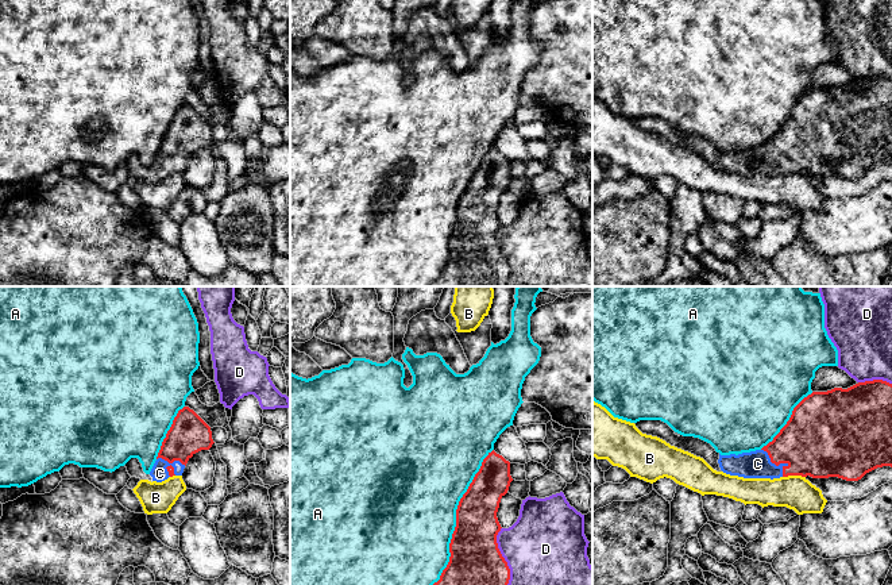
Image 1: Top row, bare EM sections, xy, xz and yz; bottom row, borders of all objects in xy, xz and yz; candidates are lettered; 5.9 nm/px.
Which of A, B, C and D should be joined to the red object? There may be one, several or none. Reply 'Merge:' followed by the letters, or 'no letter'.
Merge: C

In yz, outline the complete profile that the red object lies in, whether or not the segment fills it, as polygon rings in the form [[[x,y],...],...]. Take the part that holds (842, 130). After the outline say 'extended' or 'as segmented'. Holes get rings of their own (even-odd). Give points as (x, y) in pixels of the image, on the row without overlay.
[[[883,77],[858,80],[847,86],[812,89],[792,108],[780,130],[761,147],[721,153],[723,170],[744,176],[802,173],[858,178],[866,170],[892,165],[892,81]]]; extended

